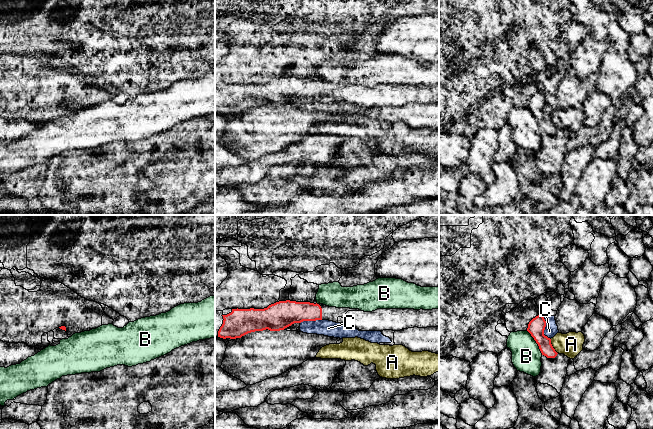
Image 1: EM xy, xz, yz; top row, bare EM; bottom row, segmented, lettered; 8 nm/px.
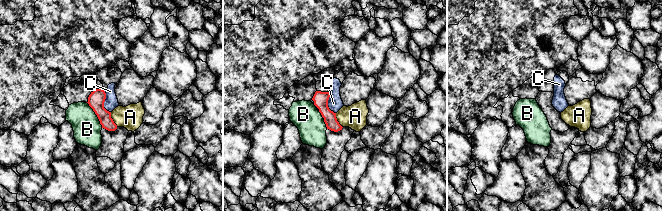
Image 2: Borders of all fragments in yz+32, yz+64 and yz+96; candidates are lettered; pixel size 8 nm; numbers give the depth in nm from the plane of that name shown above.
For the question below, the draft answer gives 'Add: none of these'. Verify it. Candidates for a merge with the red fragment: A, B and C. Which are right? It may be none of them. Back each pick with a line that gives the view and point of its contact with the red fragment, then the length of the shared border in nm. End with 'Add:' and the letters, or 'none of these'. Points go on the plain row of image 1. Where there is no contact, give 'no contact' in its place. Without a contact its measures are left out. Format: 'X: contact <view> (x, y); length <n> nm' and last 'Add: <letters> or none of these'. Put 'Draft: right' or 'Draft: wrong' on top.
Draft: right
Add: none of these

